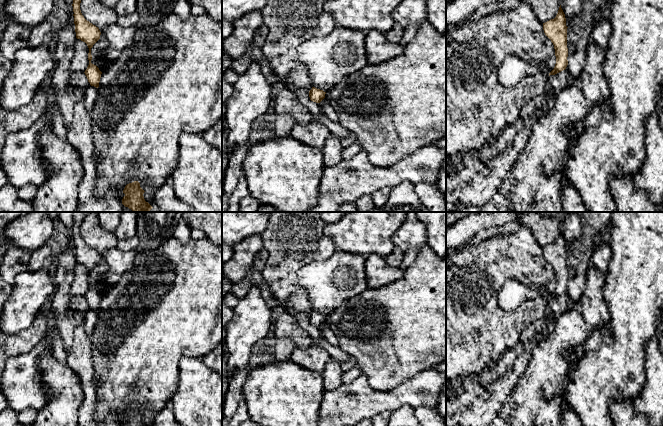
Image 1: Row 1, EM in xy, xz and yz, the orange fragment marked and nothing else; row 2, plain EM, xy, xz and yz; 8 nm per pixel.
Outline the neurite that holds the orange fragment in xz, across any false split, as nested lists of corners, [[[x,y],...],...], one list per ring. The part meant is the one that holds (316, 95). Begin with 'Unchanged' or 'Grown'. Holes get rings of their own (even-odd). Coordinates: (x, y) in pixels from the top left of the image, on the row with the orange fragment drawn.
Unchanged. [[[315,87],[309,91],[310,100],[316,103],[320,103],[325,98],[325,94],[326,92]]]

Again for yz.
Unchanged. [[[561,5],[556,17],[543,23],[544,33],[553,43],[556,56],[555,67],[549,73],[549,76],[565,70],[568,65],[567,28],[565,14]]]

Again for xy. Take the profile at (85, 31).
Unchanged. [[[73,0],[72,4],[74,12],[73,16],[74,16],[76,38],[85,42],[89,48],[88,53],[89,65],[84,73],[90,85],[98,88],[102,72],[96,65],[91,63],[92,60],[91,48],[100,39],[101,32],[98,27],[96,27],[95,25],[93,25],[84,18],[80,10],[80,3],[81,0]]]

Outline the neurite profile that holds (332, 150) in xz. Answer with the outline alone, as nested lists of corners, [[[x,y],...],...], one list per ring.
[[[334,135],[328,137],[322,148],[325,166],[333,166],[342,161],[342,150],[341,140],[338,137],[335,137]]]

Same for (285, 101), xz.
[[[283,88],[274,96],[273,107],[275,113],[292,115],[297,124],[313,122],[309,109],[298,100],[295,93],[287,88]]]

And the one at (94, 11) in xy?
[[[81,0],[80,10],[84,18],[98,27],[101,32],[100,39],[91,48],[91,63],[103,72],[107,67],[104,54],[108,41],[102,31],[107,26],[117,23],[118,15],[115,9],[108,8],[100,0]]]

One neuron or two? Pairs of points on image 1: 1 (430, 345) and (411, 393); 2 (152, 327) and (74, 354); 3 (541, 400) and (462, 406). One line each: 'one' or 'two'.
1: two
2: two
3: two

